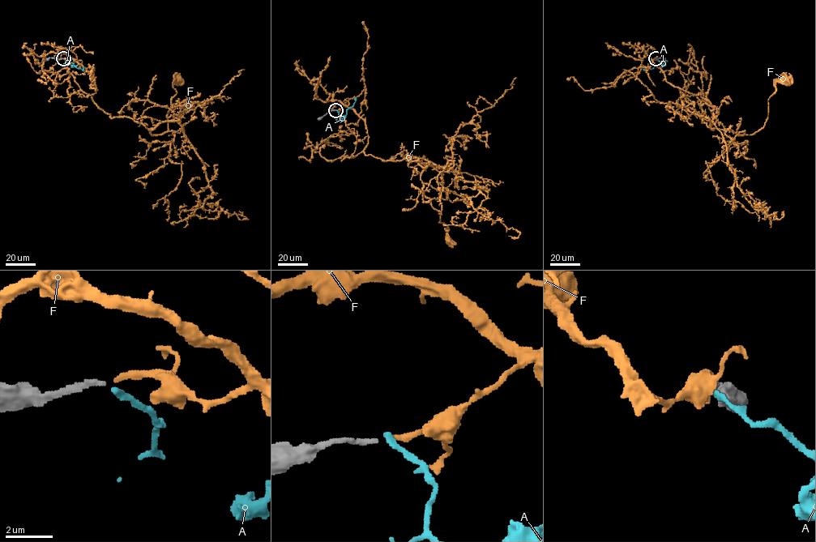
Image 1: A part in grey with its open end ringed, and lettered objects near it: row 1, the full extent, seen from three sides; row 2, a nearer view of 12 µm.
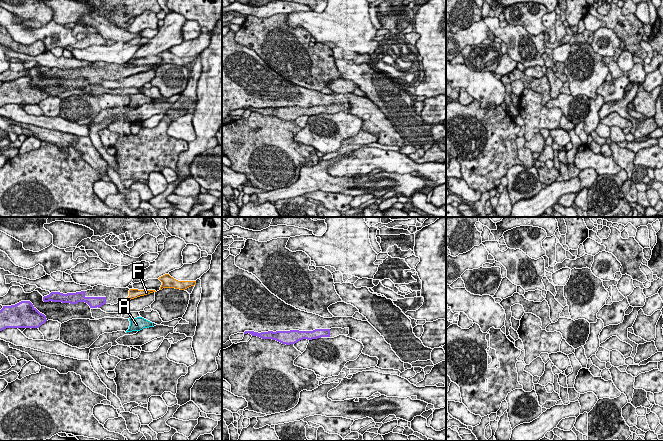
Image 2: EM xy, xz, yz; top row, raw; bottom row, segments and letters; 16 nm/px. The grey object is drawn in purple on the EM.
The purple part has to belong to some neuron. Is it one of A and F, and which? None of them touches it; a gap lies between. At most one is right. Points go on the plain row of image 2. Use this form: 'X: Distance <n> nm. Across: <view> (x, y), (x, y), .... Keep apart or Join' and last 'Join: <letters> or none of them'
A: Distance 460 nm. Across: xy (105, 79), (129, 94). Keep apart
F: Distance 360 nm. Across: xy (105, 73), (127, 73). Join
Join: F

